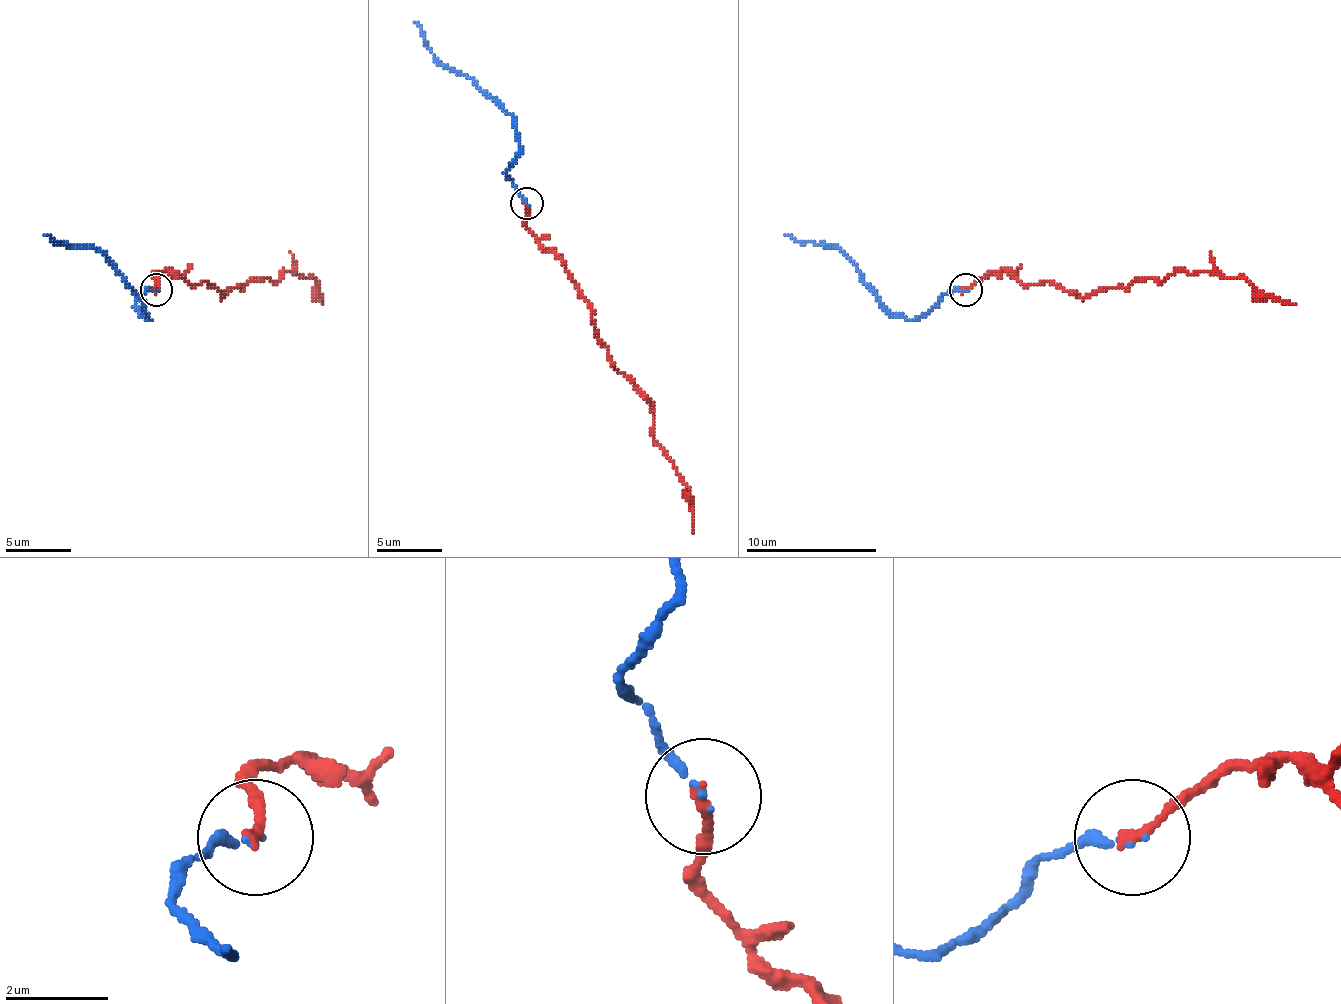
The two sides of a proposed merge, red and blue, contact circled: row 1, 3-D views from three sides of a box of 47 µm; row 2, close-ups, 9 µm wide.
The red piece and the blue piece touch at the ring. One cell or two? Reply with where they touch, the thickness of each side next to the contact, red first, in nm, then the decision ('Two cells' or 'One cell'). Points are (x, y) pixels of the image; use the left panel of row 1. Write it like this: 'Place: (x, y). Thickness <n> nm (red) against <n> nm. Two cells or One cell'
Place: (156, 290). Thickness 200 nm (red) against 110 nm. One cell

